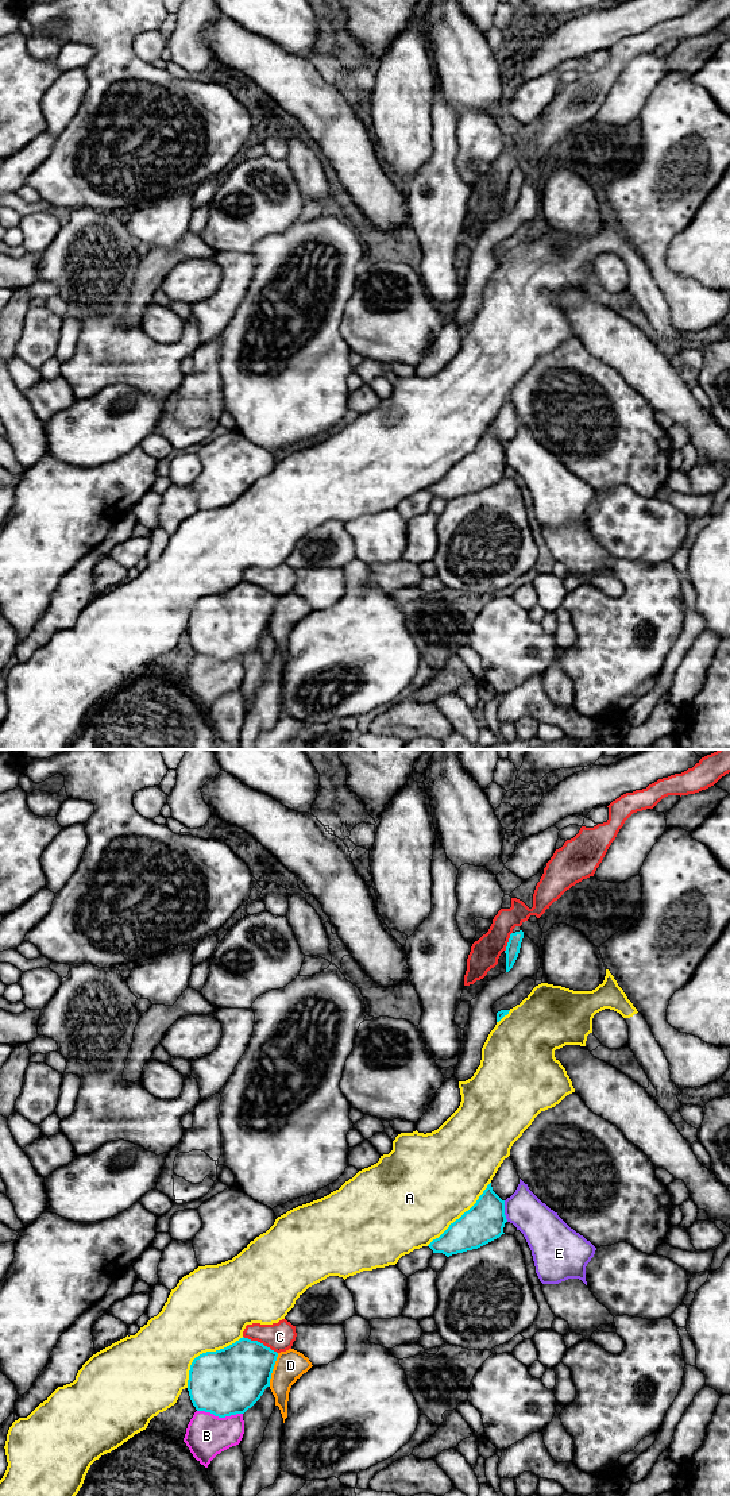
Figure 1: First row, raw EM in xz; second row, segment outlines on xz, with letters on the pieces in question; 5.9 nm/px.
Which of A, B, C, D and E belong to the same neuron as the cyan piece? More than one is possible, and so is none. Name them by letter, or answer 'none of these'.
none of these

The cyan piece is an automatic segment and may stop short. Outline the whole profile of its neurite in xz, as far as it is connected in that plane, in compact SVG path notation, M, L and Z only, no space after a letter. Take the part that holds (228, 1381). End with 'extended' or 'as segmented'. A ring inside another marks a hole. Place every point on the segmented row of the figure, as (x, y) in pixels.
M244 1337L224 1349L200 1354L190 1365L188 1380L193 1406L219 1418L244 1414L270 1387L277 1357L277 1352Z | as segmented

